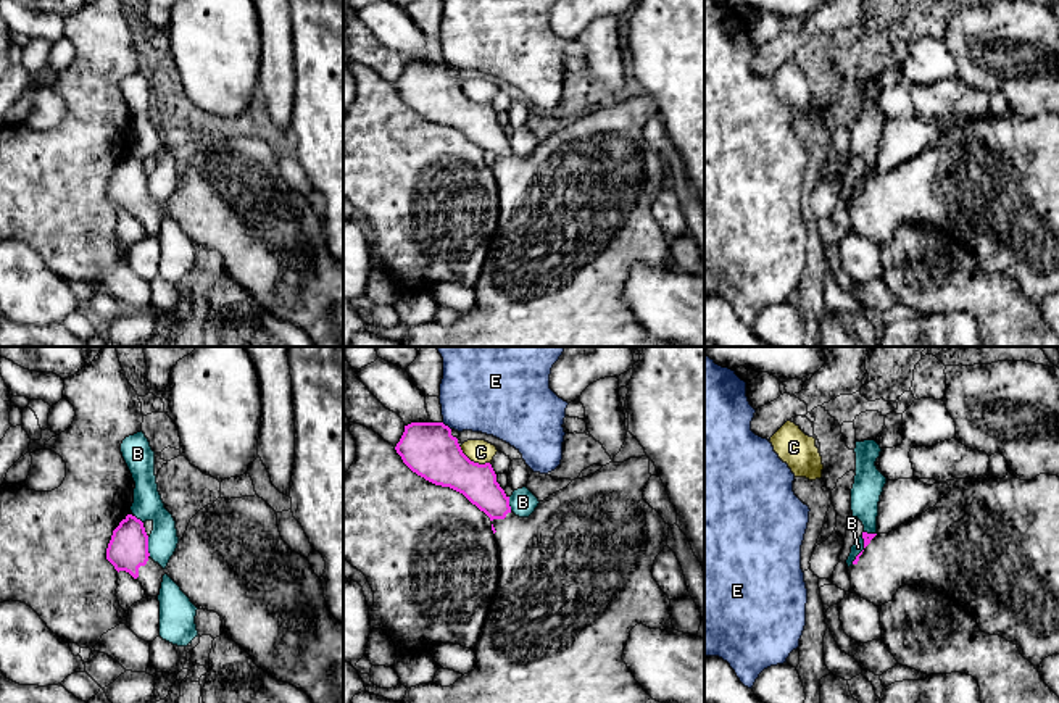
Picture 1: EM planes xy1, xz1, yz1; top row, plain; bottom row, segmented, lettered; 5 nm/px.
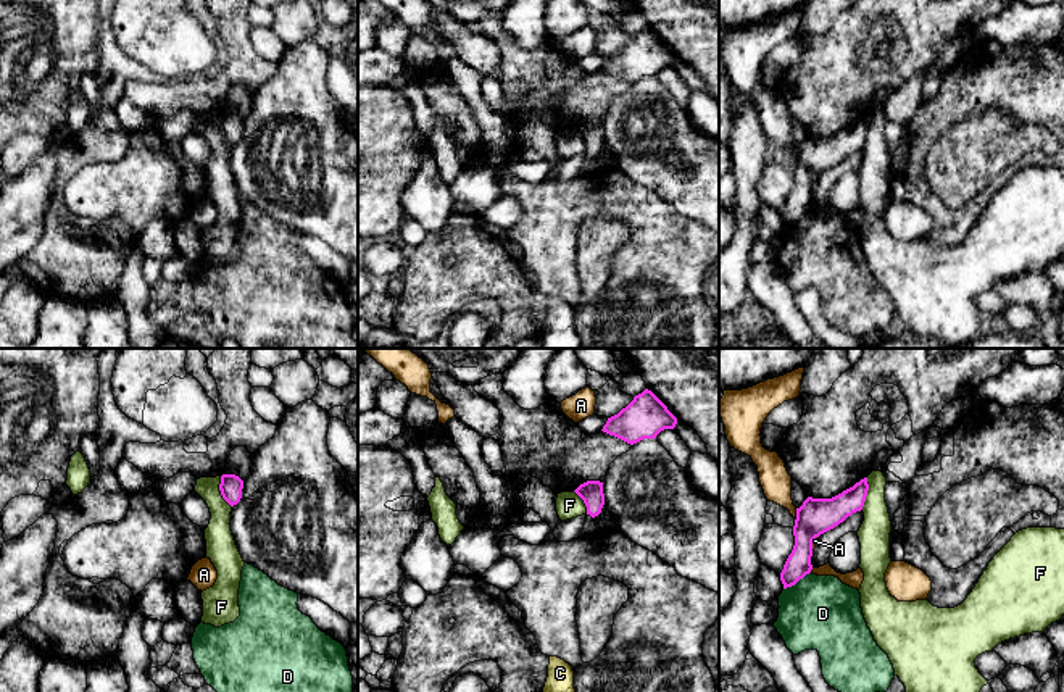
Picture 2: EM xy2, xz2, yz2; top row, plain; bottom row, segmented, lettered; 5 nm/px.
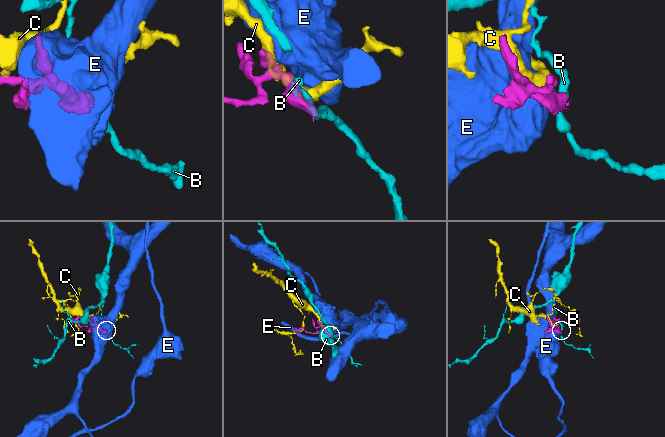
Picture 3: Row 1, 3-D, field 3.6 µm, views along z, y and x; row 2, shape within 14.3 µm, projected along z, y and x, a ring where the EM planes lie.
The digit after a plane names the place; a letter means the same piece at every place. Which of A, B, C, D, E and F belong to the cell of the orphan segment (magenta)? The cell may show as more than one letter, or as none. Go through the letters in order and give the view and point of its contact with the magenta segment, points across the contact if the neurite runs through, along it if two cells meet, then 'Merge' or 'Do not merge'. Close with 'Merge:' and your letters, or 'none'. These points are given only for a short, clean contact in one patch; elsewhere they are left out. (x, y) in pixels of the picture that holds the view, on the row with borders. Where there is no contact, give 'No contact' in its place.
A: Touches magenta at yz2 (797, 515). Do not merge
B: Touches magenta at xy1 (147, 547). Boundary: xy1 (147, 537), (147, 552), (150, 555). Do not merge
C: Touches magenta at xz1 (473, 461). Do not merge
D: Touches magenta at yz2 (797, 581). Boundary: yz2 (810, 571), (784, 589). Do not merge
E: Touches magenta at xz1 (447, 426). Do not merge
F: Touches magenta at yz2 (866, 494). Boundary: yz2 (868, 478), (868, 496), (861, 508). Do not merge
Merge: none

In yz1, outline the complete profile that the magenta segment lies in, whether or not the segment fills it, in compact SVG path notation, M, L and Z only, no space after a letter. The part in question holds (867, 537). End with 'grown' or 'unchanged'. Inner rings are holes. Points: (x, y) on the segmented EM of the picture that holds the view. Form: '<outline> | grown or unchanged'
M1007 472L1003 479L985 476L982 479L954 479L938 484L948 484L951 492L945 495L933 508L927 510L920 516L901 524L898 529L888 534L867 534L862 532L864 550L856 556L848 568L851 589L864 600L882 606L891 601L899 587L919 585L946 595L949 600L967 609L980 630L990 635L999 635L1014 643L1020 655L1028 659L1035 669L1048 656L1059 655L1059 477L1049 474L1040 474L1032 480L1020 480L1014 474Z | grown

